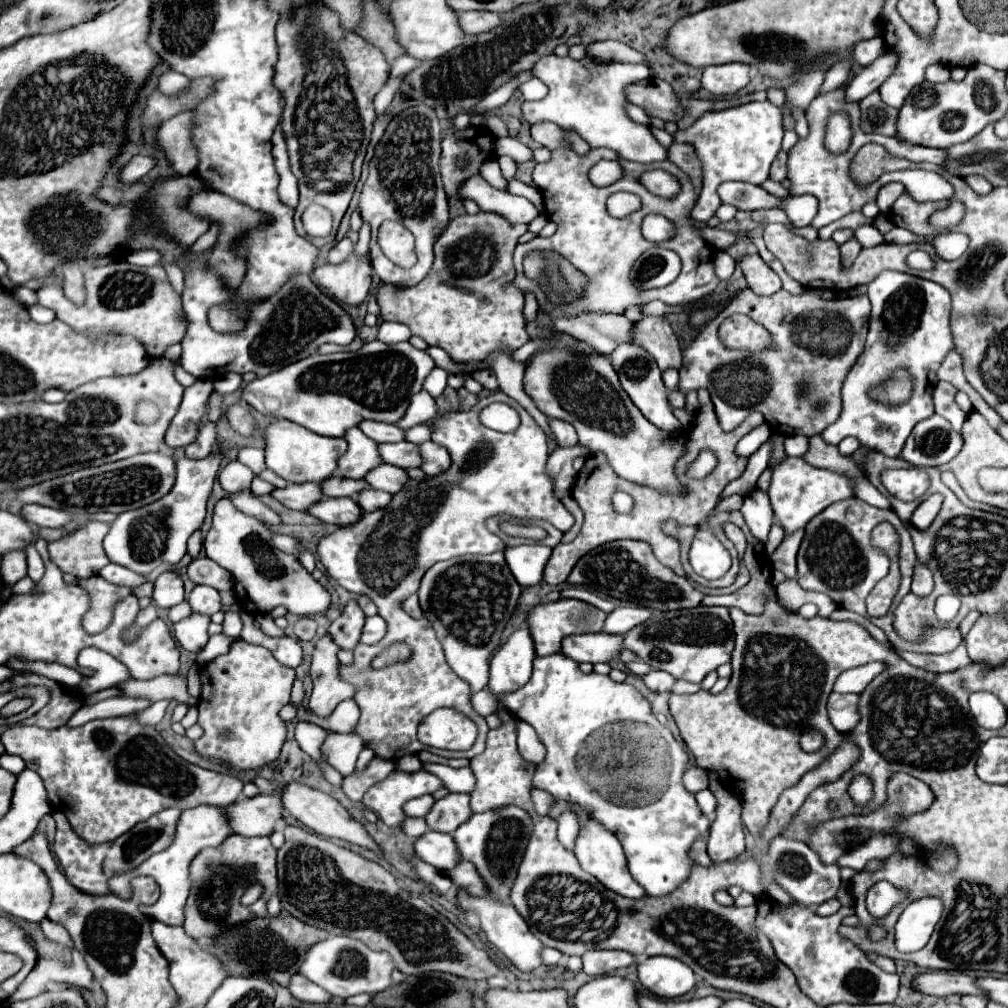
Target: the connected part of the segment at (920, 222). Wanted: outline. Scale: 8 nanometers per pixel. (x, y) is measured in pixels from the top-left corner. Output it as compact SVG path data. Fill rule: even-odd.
M906 191L895 201L892 208L892 221L898 227L905 228L919 236L933 238L937 230L929 224L929 216L939 210L937 202L917 204Z

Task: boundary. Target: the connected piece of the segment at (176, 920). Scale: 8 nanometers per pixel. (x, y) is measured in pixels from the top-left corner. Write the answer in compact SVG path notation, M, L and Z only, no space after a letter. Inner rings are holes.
M199 804L197 808L189 808L189 810L183 810L181 818L179 818L179 824L177 824L177 834L175 834L175 840L173 844L159 852L159 854L153 854L151 858L147 858L141 866L137 866L135 870L131 872L125 872L125 874L119 874L119 876L113 876L109 886L111 890L121 896L121 898L131 898L131 880L137 878L137 876L153 876L155 882L159 884L161 888L161 896L157 900L157 904L151 904L145 910L145 914L153 920L159 920L163 924L169 924L169 926L179 926L183 924L185 916L183 916L183 908L185 908L185 900L189 896L189 864L191 860L197 856L197 852L201 852L203 848L209 848L209 846L219 846L221 842L225 842L227 836L231 836L233 830L229 828L229 822L225 818L225 808L213 808L209 804Z

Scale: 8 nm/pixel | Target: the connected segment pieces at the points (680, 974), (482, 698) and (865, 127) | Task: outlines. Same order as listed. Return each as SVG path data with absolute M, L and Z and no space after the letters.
M669 956L645 958L637 964L643 988L659 998L677 998L695 986L695 974L681 960Z
M483 688L481 692L473 694L471 696L471 702L473 702L473 708L481 714L481 716L489 716L497 710L497 702L493 700L493 696L489 696L489 688Z
M873 92L867 98L863 98L859 106L861 106L861 130L863 132L873 132L873 134L883 134L883 136L895 134L897 108L887 106L879 98L879 92Z

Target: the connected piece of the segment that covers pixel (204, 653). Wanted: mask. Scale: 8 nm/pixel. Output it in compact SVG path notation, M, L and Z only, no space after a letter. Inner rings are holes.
M217 634L217 636L211 636L207 646L201 650L201 654L197 654L197 664L205 664L207 660L213 660L221 654L227 654L229 652L229 646L235 642L237 638L229 638L225 634Z

